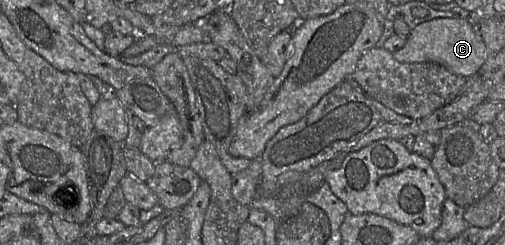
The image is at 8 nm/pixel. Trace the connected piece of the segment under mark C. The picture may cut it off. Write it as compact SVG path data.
M457 17L438 18L418 24L409 34L405 45L392 54L399 62L437 63L467 78L475 74L485 62L486 46L473 22Z

